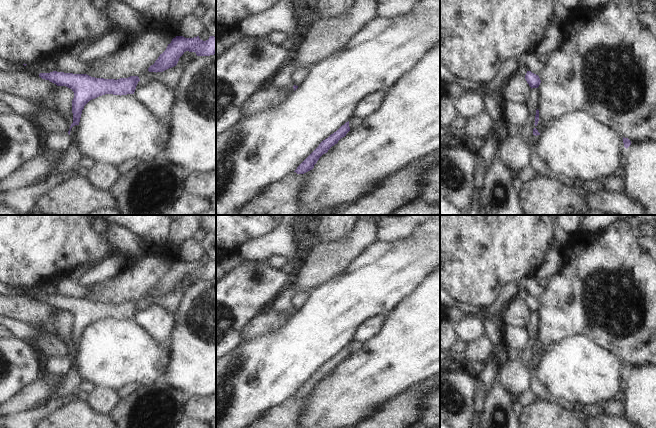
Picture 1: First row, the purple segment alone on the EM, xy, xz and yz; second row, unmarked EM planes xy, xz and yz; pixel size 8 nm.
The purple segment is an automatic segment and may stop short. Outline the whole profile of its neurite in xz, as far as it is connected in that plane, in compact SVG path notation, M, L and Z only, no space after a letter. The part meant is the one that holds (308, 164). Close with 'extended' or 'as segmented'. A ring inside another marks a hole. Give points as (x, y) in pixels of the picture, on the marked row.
M349 121L342 125L336 132L331 134L328 138L323 140L319 146L297 167L294 171L297 174L304 174L314 168L319 158L328 152L328 150L338 143L338 141L345 137L350 131Z; as segmented

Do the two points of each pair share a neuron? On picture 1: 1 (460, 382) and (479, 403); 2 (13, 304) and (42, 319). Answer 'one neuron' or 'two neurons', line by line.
1: two neurons
2: one neuron

